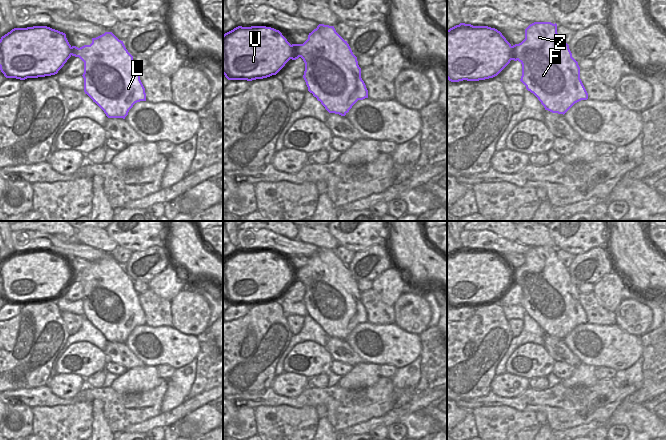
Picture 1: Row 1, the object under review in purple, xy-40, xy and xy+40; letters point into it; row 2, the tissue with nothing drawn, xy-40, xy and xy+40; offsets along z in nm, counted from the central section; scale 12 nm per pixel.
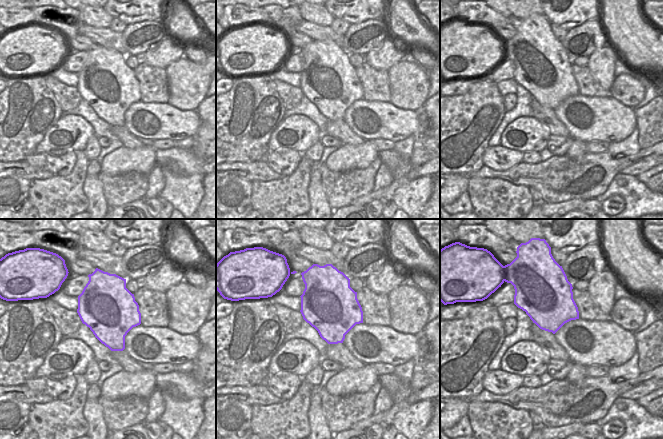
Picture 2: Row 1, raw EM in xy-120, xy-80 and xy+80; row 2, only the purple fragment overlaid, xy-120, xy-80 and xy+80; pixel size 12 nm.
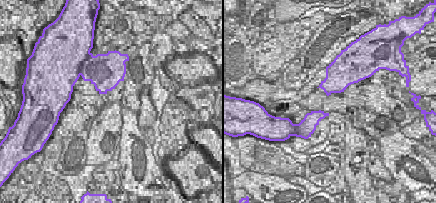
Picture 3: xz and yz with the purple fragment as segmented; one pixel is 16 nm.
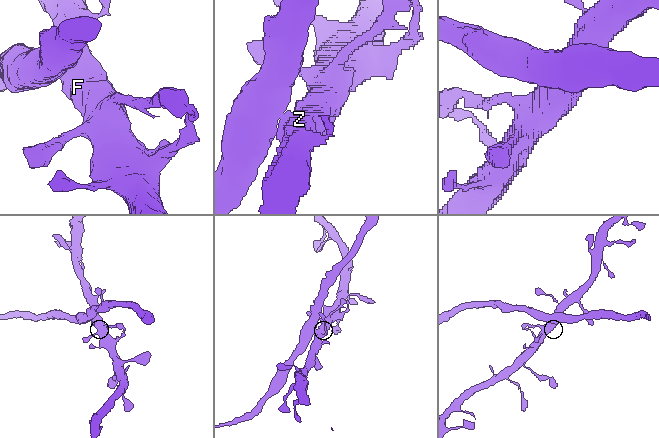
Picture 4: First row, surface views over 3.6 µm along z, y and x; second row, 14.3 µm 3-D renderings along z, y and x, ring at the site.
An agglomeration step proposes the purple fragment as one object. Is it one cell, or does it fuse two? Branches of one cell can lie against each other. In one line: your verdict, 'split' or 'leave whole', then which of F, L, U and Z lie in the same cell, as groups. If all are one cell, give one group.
split; groups F L Z / U

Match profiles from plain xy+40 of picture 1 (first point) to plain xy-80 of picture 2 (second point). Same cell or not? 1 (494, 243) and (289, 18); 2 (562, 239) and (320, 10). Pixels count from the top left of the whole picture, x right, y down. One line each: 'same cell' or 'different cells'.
1: different cells
2: different cells

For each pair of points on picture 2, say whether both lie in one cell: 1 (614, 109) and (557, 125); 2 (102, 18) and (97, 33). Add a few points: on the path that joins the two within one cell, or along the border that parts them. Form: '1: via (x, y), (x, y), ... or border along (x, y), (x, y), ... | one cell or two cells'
1: border along (553, 110), (570, 135) | two cells
2: border along (84, 23), (90, 26), (108, 28) | two cells

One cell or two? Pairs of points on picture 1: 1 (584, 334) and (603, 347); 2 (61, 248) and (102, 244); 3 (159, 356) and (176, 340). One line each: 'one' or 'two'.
1: one
2: two
3: one

